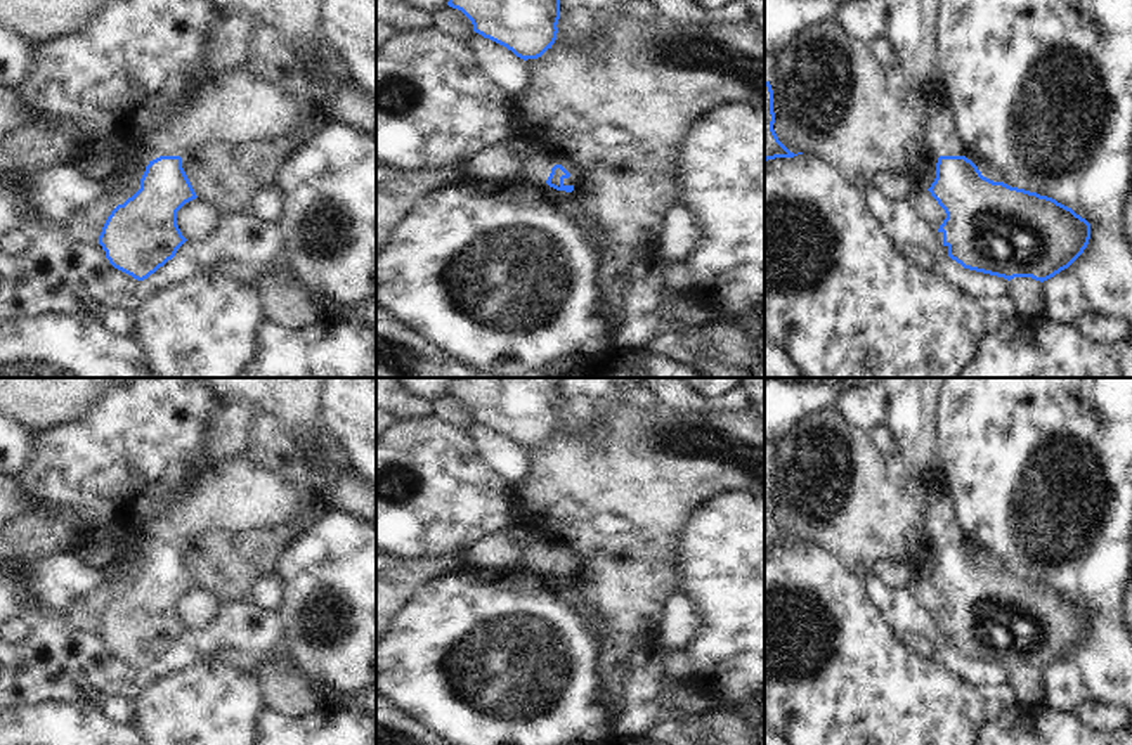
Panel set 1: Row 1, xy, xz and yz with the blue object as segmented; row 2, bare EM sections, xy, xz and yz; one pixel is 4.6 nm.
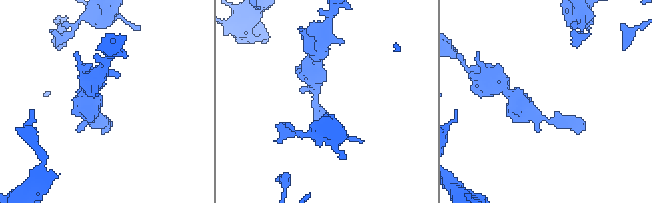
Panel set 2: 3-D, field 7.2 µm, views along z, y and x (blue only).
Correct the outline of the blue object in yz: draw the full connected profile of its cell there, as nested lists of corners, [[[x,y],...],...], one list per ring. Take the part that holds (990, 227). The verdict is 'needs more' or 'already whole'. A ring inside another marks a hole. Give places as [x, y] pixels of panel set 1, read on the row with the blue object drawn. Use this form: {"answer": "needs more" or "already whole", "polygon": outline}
{"answer": "needs more", "polygon": [[[940,100],[929,111],[926,144],[938,158],[936,178],[927,191],[947,213],[938,232],[943,234],[948,256],[964,269],[1007,281],[1031,277],[1044,282],[1068,269],[1083,253],[1090,239],[1090,224],[1052,198],[983,177],[978,166],[964,156],[947,100]]]}

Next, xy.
{"answer": "needs more", "polygon": [[[244,64],[198,88],[184,109],[173,109],[161,128],[149,130],[142,137],[139,159],[146,159],[149,165],[140,178],[140,189],[111,211],[99,236],[109,263],[133,279],[144,281],[172,260],[187,241],[177,225],[177,211],[198,196],[182,168],[184,156],[201,146],[277,140],[286,137],[296,121],[295,97],[277,83],[255,76]]]}

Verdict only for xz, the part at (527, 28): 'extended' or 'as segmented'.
as segmented

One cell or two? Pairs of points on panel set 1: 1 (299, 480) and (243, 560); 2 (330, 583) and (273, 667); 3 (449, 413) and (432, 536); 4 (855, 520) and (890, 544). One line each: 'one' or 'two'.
1: one
2: two
3: two
4: one

